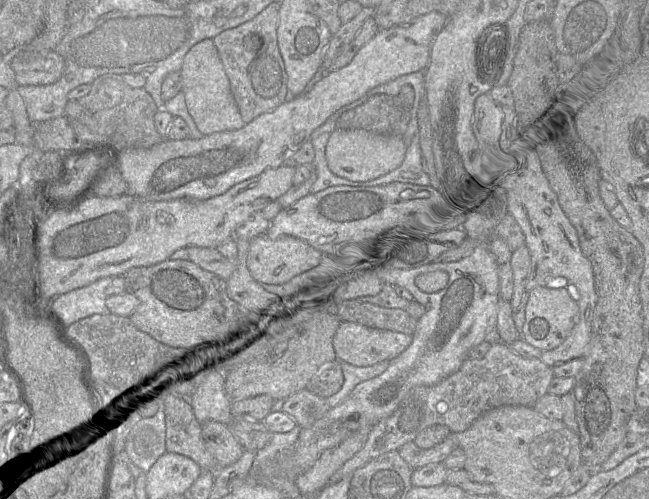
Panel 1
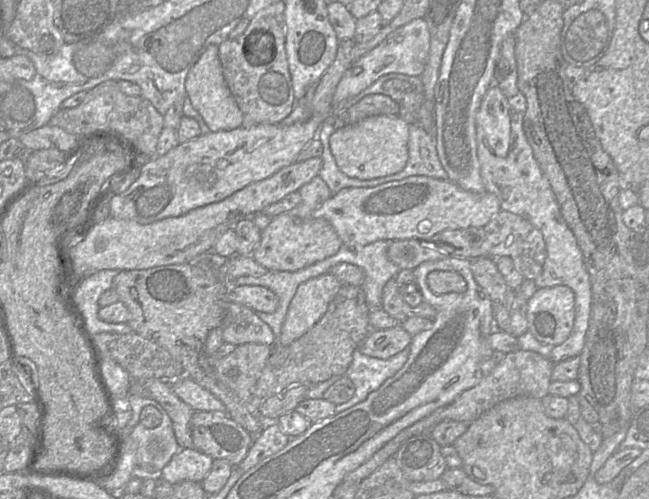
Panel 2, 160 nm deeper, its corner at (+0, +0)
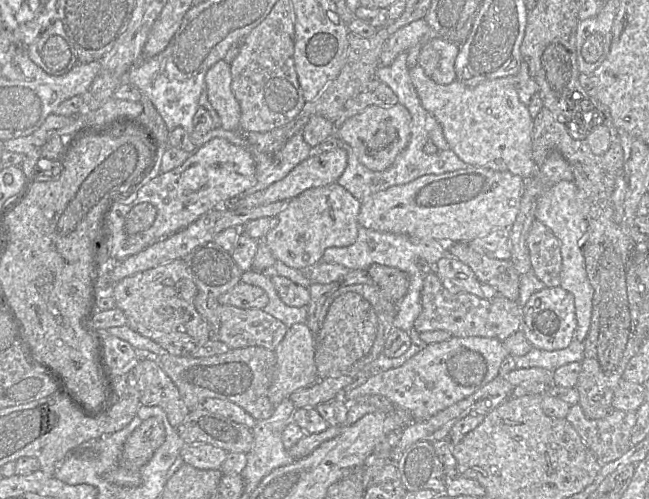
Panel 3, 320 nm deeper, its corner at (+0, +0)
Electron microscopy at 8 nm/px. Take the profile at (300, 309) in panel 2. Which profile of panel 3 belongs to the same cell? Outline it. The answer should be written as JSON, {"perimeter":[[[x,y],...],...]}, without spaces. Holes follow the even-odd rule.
{"perimeter":[[[305,323],[290,326],[283,340],[275,349],[276,366],[269,389],[269,399],[276,406],[302,388],[313,385],[318,380],[315,365],[315,336]]]}

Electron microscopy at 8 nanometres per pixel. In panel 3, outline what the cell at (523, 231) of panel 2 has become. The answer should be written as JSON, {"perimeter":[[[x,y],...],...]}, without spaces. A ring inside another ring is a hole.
{"perimeter":[[[535,219],[527,236],[531,269],[546,287],[561,283],[562,257],[560,242],[541,221]]]}

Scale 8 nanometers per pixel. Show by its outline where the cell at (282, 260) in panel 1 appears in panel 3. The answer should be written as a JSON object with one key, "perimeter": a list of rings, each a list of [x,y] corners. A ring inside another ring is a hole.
{"perimeter":[[[337,183],[308,189],[289,201],[287,207],[277,215],[277,226],[271,229],[263,240],[277,261],[291,268],[307,271],[321,261],[326,249],[348,247],[356,241],[360,227],[358,224],[360,207],[361,201]]]}

